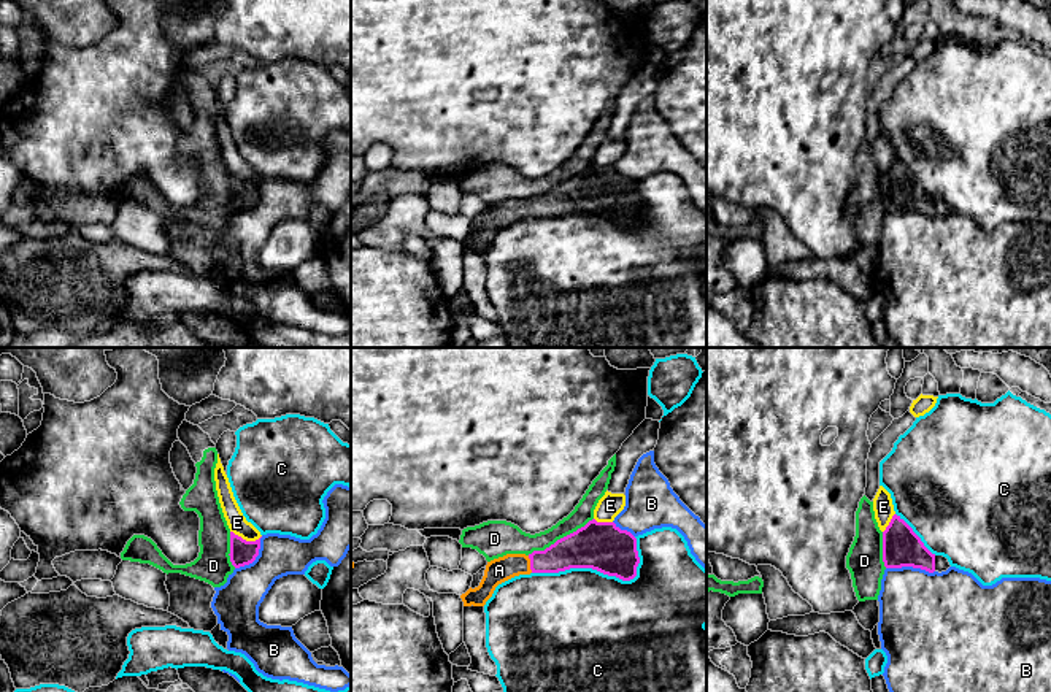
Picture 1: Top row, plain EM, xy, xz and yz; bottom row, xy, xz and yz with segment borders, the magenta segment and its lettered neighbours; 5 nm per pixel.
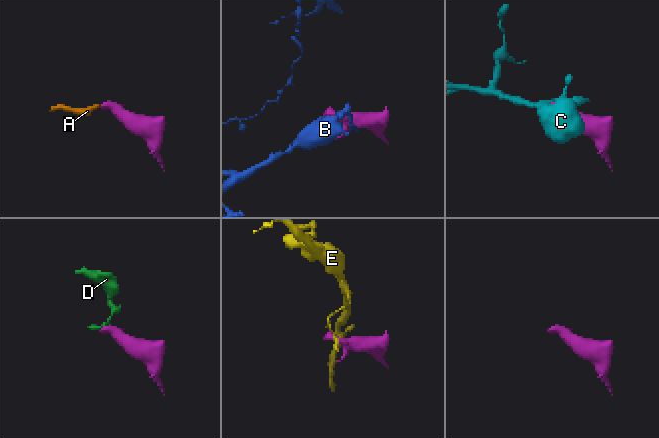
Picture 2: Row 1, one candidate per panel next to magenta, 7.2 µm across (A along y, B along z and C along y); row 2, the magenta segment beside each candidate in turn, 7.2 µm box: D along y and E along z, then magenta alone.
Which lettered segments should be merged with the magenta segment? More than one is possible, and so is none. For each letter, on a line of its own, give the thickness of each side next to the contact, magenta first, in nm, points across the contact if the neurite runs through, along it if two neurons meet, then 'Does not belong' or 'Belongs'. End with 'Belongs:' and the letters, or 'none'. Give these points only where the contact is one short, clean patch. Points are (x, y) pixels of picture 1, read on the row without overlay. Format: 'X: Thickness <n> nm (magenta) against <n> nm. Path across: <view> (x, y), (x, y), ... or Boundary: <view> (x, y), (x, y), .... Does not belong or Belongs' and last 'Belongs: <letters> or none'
A: Thickness 180 nm (magenta) against 130 nm. Path across: xz (577, 194), (551, 205), (531, 208), (513, 208), (499, 215). Belongs
B: Thickness 190 nm (magenta) against 420 nm. Does not belong
C: Thickness 240 nm (magenta) against 480 nm. Does not belong
D: Thickness 240 nm (magenta) against 140 nm. Boundary: xz (592, 162), (543, 194), (534, 194), (527, 199). Does not belong
E: Thickness 130 nm (magenta) against 100 nm. Boundary: xy (230, 175), (246, 184), (257, 184), (261, 181). Does not belong
Belongs: A

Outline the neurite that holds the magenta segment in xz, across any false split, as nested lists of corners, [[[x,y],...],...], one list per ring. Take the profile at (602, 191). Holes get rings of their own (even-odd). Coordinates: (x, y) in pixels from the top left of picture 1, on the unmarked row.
[[[589,165],[576,176],[557,184],[545,195],[506,198],[487,206],[478,232],[460,240],[464,251],[484,251],[495,232],[514,221],[592,213],[622,225],[637,221],[640,208],[637,183],[614,167]]]

